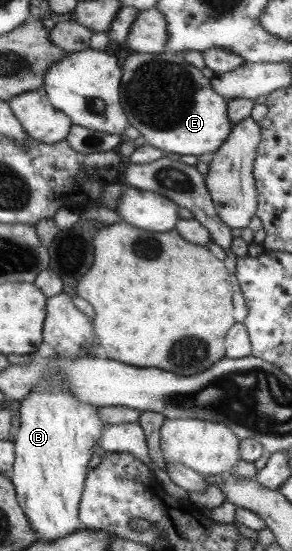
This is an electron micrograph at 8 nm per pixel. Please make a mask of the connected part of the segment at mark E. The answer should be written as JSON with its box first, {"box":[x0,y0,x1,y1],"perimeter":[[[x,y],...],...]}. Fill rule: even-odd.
{"box":[119,48,232,159],"perimeter":[[[169,48],[156,54],[128,55],[121,64],[119,83],[119,101],[127,124],[136,128],[149,146],[164,154],[192,155],[203,159],[216,152],[230,134],[232,126],[226,116],[226,99],[212,90],[209,79],[205,78],[200,70],[188,64],[181,55],[171,52]]]}

